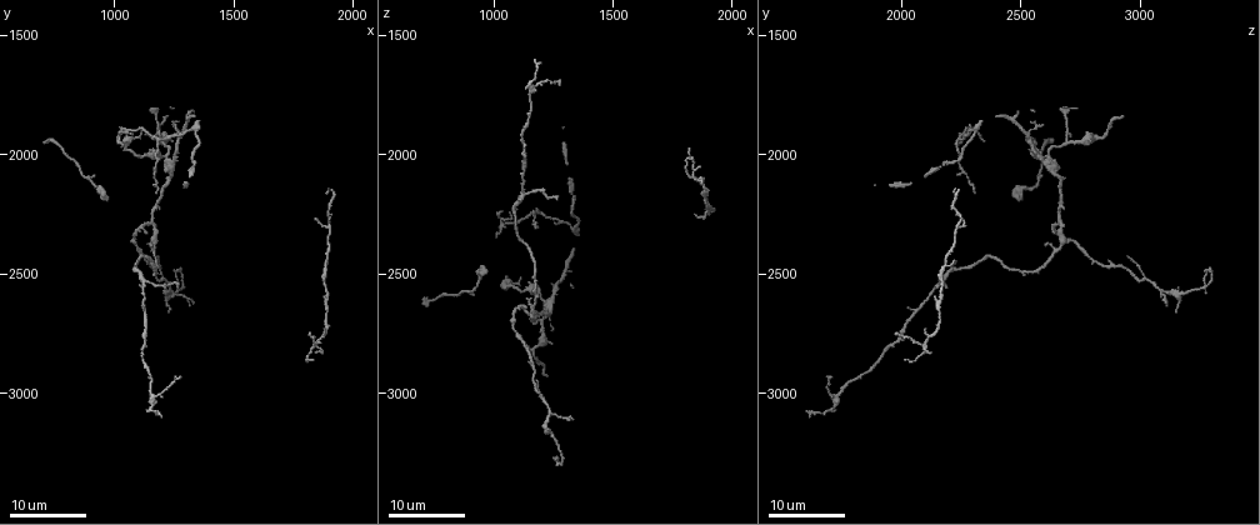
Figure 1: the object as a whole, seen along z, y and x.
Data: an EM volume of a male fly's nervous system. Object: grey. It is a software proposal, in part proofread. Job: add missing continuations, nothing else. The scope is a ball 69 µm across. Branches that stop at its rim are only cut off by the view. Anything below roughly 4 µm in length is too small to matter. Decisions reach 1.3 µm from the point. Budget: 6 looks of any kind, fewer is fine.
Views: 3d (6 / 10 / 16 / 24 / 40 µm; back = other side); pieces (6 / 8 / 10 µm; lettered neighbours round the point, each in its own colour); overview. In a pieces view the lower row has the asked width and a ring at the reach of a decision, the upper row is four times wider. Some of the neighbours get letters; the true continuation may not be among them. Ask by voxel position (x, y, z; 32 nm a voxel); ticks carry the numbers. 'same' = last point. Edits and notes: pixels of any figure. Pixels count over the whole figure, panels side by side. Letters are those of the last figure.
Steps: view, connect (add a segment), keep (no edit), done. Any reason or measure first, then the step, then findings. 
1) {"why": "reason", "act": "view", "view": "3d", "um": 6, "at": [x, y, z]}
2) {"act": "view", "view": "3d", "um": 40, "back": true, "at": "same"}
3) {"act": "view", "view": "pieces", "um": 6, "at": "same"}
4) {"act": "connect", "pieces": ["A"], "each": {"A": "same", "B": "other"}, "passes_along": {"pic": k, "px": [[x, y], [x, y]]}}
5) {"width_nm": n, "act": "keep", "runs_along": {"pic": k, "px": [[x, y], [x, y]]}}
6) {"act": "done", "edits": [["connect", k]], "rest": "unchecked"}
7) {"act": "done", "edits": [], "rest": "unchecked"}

{"why": "end of a long branch", "act": "view", "view": "3d", "um": 16, "at": [1290, 2480, 3280]}

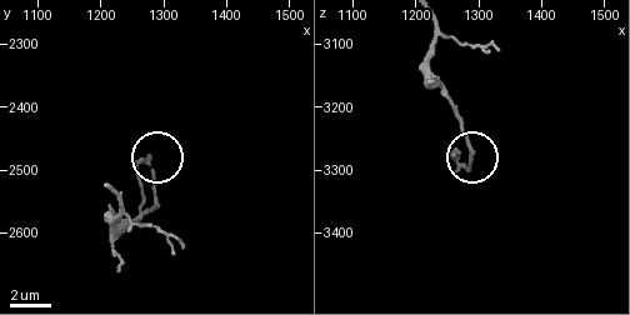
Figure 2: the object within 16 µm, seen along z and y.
{"act": "view", "view": "pieces", "um": 8, "at": [1280, 2475, 3290]}

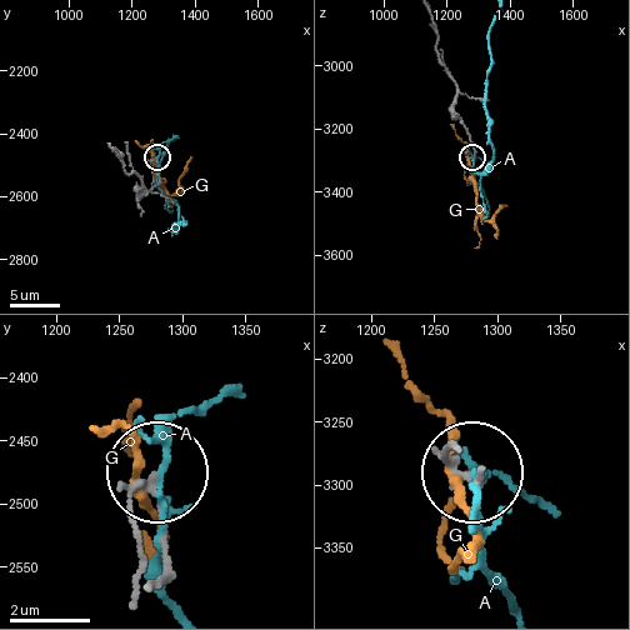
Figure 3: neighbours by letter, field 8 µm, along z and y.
{"act": "keep", "each": {"A": "other", "G": "other"}, "runs_along": {"pic": 3, "px": [[146, 589], [168, 565], [158, 471]]}, "found": "none of them fits"}

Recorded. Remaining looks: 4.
{"why": "free end", "act": "view", "view": "3d", "um": 16, "at": [1180, 2150, 2310]}

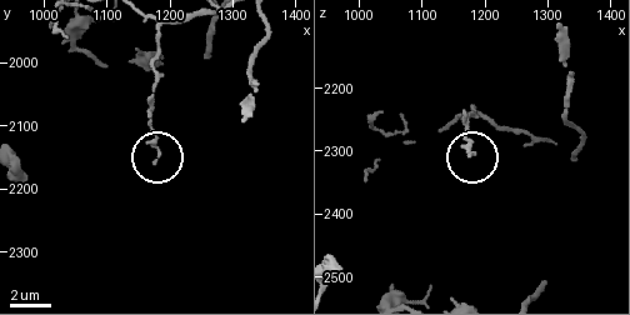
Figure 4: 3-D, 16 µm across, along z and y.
{"why": "see the neighbours", "act": "view", "view": "pieces", "um": 8, "at": [1180, 2155, 2305]}

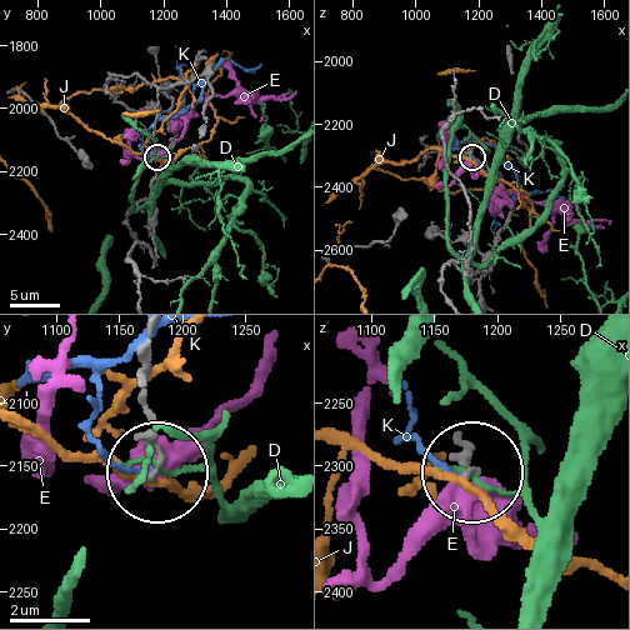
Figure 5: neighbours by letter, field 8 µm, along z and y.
{"act": "keep", "each": {"D": "other", "E": "other", "J": "other", "K": "other"}, "found": "no lettered segment goes on from it"}

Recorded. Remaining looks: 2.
{"act": "view", "view": "3d", "um": 24, "at": [1260, 2550, 2190]}

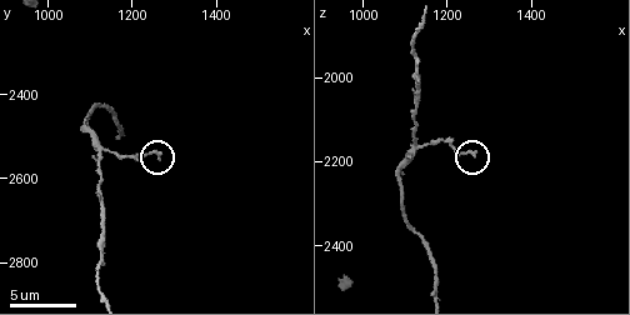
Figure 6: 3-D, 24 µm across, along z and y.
{"act": "view", "view": "pieces", "um": 8, "at": [1270, 2555, 2185]}

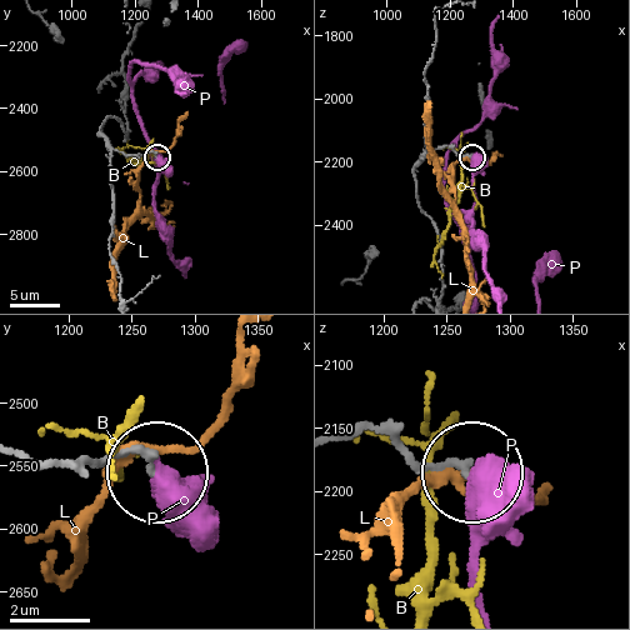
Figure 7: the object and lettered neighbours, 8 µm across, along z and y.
{"act": "keep", "each": {"B": "other", "L": "other", "P": "other"}, "runs_along": {"pic": 7, "px": [[443, 255], [415, 190], [415, 168], [438, 148], [469, 158]]}, "found": "no lettered segment goes on from it"}

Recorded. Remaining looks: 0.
{"act": "done", "edits": [], "rest": "unchecked"}

